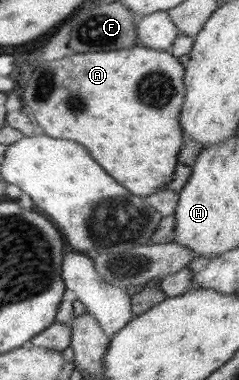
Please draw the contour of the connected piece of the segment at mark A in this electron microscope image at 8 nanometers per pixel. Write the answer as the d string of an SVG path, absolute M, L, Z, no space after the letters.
M137 45L103 53L75 53L65 63L41 63L22 88L22 104L45 135L73 139L85 145L91 157L133 195L145 197L165 190L175 175L175 163L183 145L179 113L185 98L184 68L169 52Z

